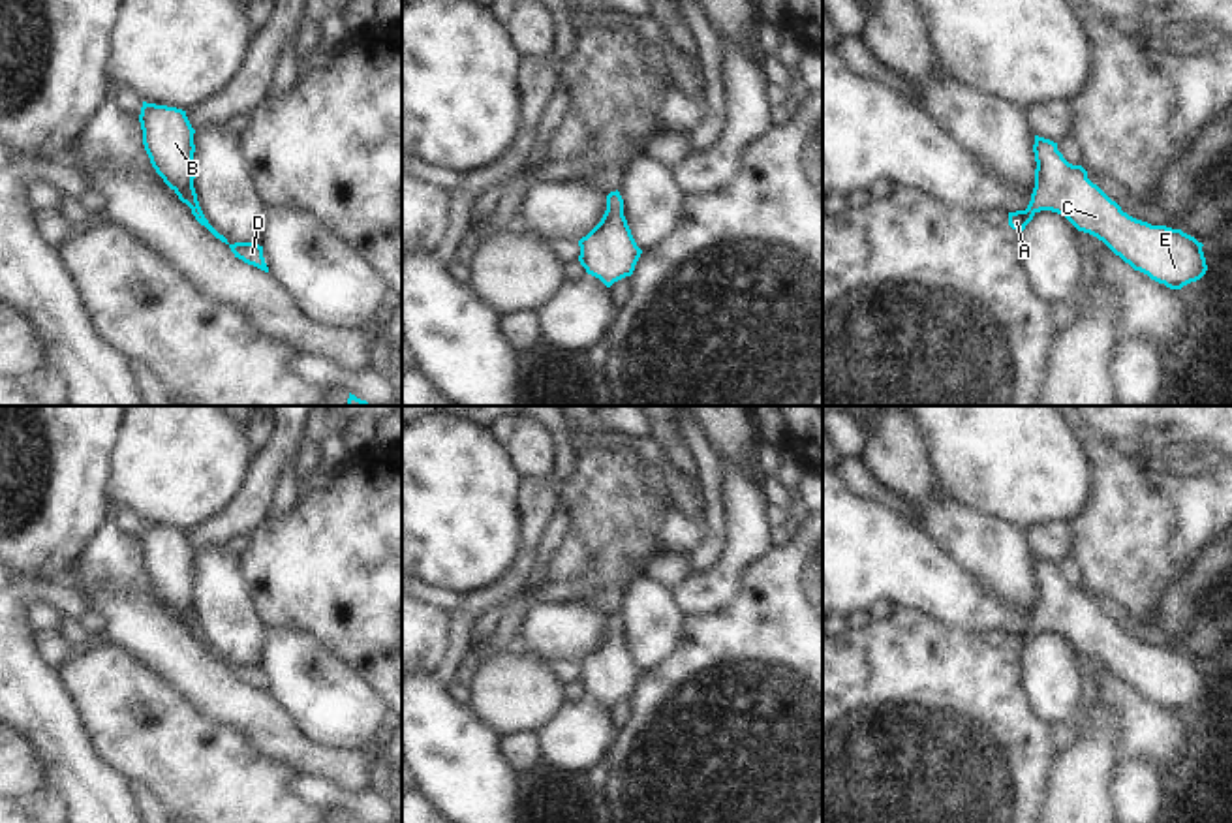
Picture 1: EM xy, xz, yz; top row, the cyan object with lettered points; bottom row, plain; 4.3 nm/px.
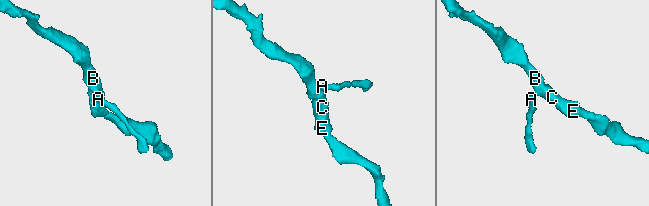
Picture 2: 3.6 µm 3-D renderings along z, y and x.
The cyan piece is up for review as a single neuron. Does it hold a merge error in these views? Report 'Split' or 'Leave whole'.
Leave whole.

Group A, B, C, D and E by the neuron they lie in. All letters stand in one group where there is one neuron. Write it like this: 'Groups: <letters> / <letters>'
Groups: A B C D E.

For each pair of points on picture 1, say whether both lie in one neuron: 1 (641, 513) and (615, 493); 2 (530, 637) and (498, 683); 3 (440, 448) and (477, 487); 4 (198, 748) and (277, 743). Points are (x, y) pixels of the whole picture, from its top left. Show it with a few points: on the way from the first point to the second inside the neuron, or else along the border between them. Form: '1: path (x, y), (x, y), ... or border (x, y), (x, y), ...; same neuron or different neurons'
1: path (635, 508), (620, 498); same neuron
2: border (511, 649), (545, 662); different neurons
3: path (447, 457), (468, 478); same neuron
4: border (213, 720), (233, 726), (260, 754), (290, 765); different neurons

